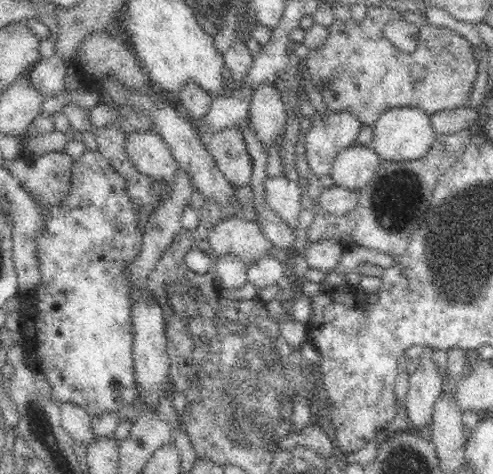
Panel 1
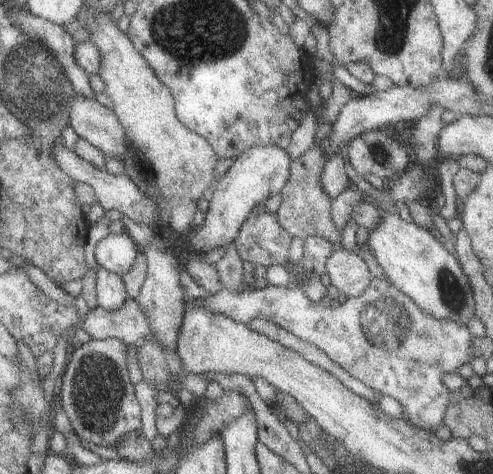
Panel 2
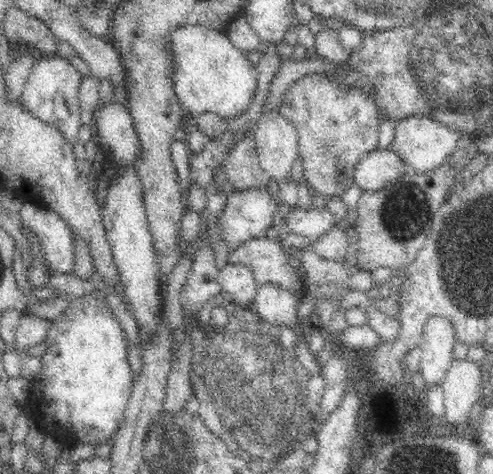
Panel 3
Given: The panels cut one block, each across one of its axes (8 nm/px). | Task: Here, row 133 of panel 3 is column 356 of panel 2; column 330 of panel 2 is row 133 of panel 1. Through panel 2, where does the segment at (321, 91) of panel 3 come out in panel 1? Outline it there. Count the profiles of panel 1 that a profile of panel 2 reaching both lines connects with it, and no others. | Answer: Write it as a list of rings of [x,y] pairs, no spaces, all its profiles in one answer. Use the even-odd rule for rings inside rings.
[[[326,110],[324,114],[310,116],[310,132],[306,134],[306,160],[314,176],[330,176],[332,164],[344,148],[356,144],[358,134],[364,124],[354,116],[354,112],[334,112]]]

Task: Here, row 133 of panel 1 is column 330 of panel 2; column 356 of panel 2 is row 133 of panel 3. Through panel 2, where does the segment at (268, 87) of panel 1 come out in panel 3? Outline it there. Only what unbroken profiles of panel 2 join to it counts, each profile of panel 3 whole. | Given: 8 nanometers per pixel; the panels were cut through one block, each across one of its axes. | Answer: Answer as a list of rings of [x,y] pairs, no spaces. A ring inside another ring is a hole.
[[[278,110],[264,112],[252,128],[260,166],[272,182],[284,182],[292,176],[298,154],[298,132]]]

